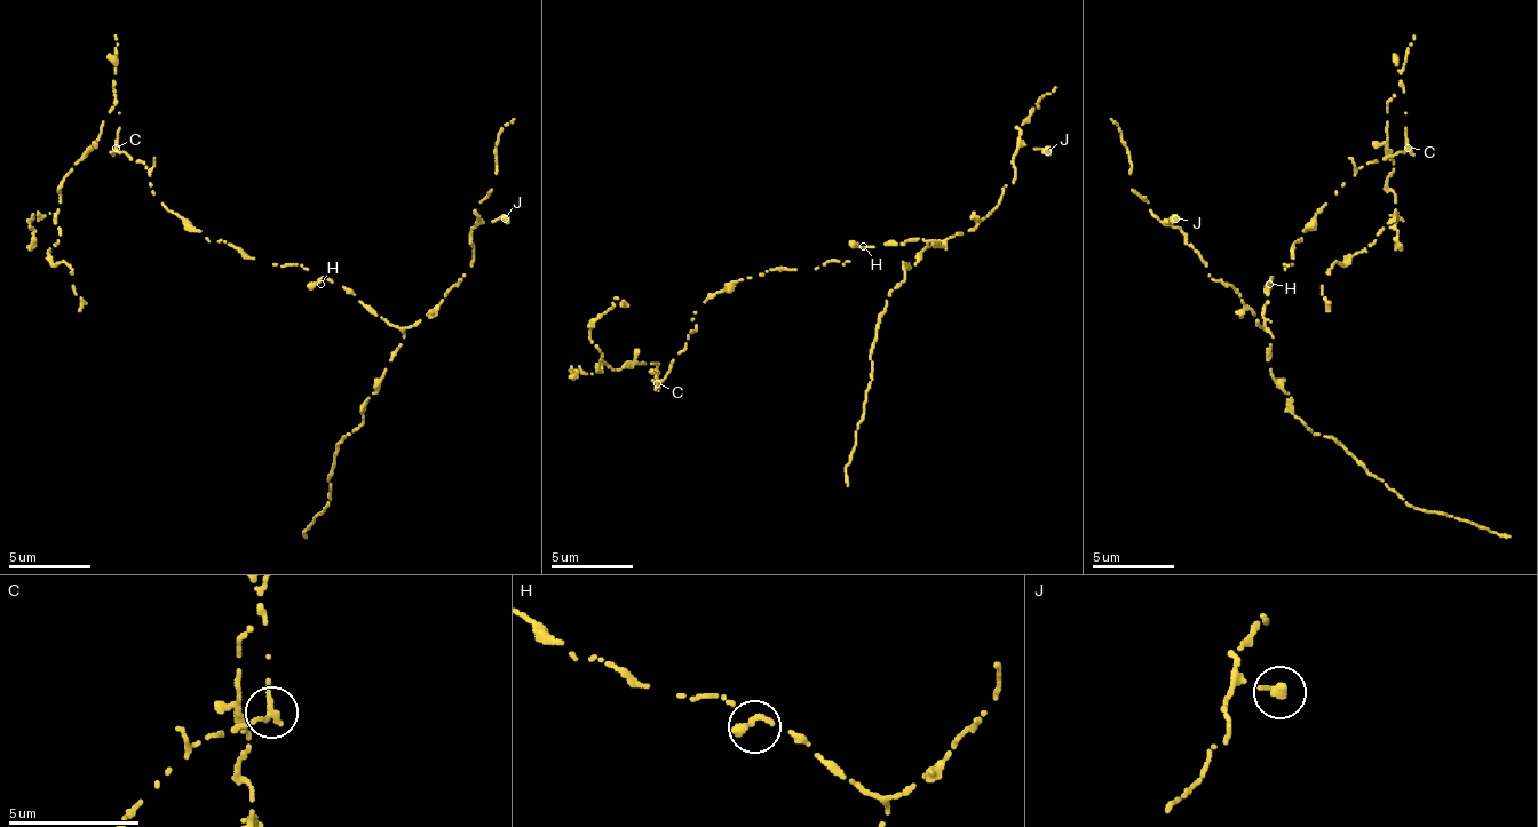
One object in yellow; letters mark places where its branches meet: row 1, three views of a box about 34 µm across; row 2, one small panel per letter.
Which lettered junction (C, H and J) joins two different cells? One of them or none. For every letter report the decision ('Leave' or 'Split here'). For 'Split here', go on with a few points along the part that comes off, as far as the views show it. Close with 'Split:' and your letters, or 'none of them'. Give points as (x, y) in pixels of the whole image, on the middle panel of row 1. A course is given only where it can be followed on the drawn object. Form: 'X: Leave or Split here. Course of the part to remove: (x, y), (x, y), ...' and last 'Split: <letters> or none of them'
C: Split here. Course of the part to remove: (658, 384), (645, 364), (604, 364), (601, 373), (596, 368), (601, 352), (588, 327), (617, 299), (621, 307)
H: Leave
J: Leave
Split: C

